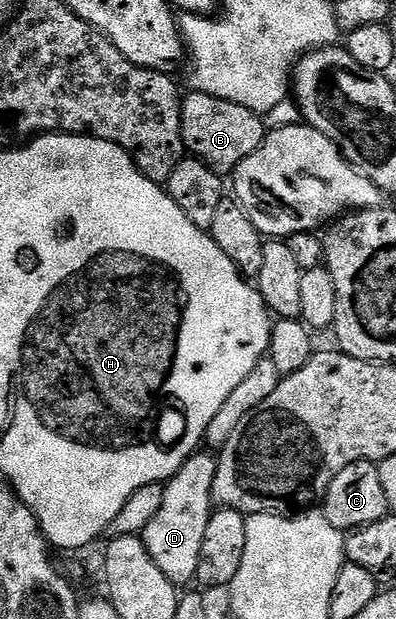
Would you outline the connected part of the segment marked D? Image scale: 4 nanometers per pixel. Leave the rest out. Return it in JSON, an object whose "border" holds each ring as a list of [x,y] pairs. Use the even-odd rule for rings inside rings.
{"border":[[[195,453],[165,483],[163,506],[155,513],[151,525],[143,533],[149,556],[163,569],[163,573],[175,585],[192,580],[199,569],[199,549],[203,549],[203,532],[207,530],[209,516],[215,510],[213,486],[217,472],[217,460],[211,454]]]}

